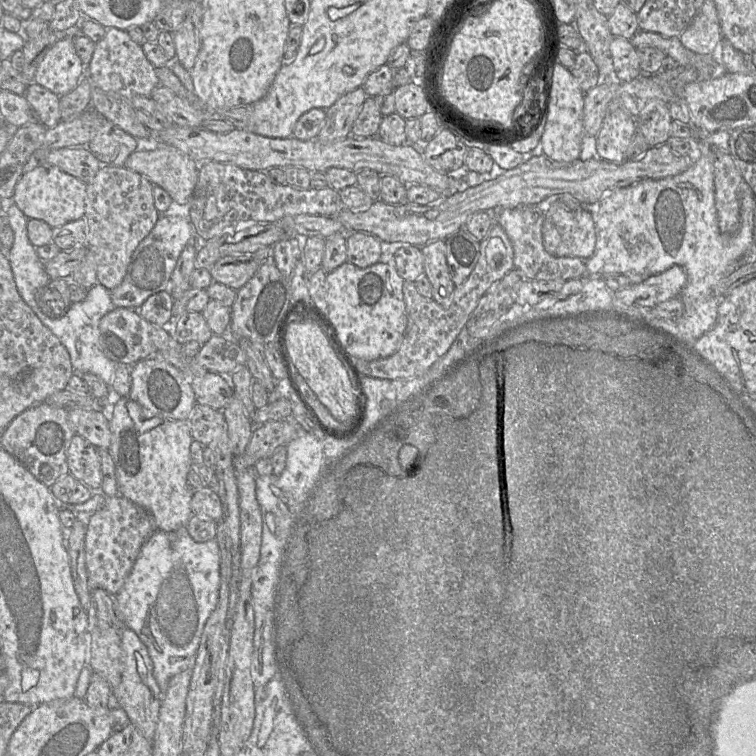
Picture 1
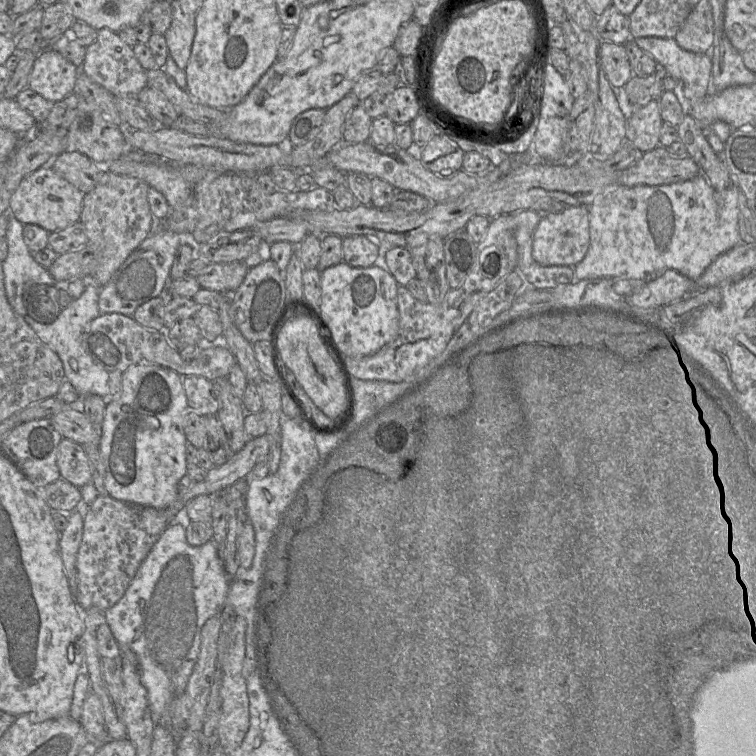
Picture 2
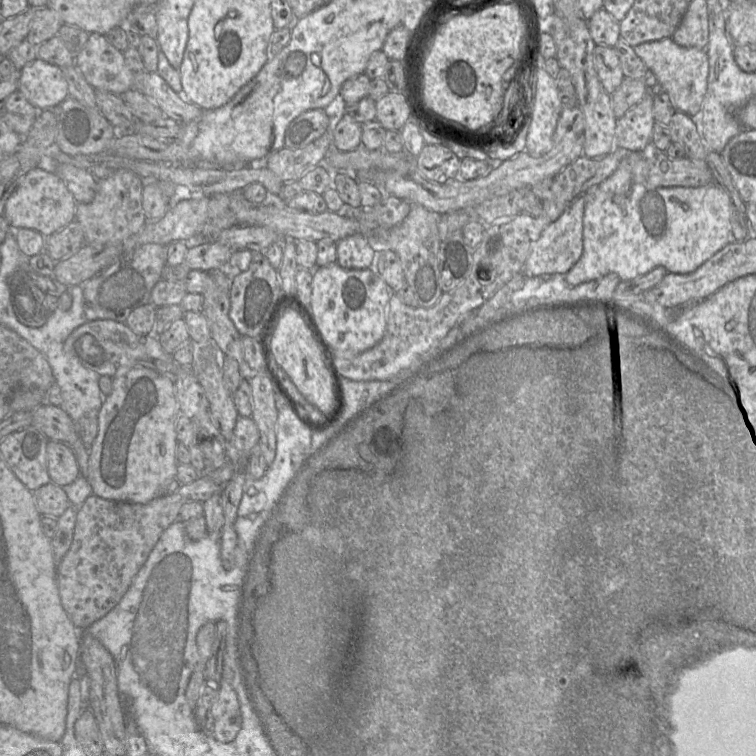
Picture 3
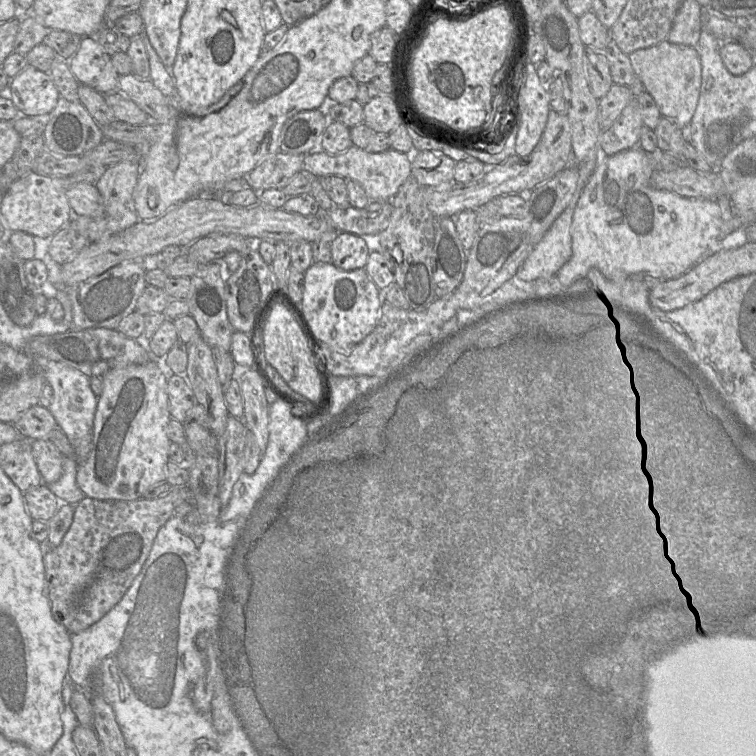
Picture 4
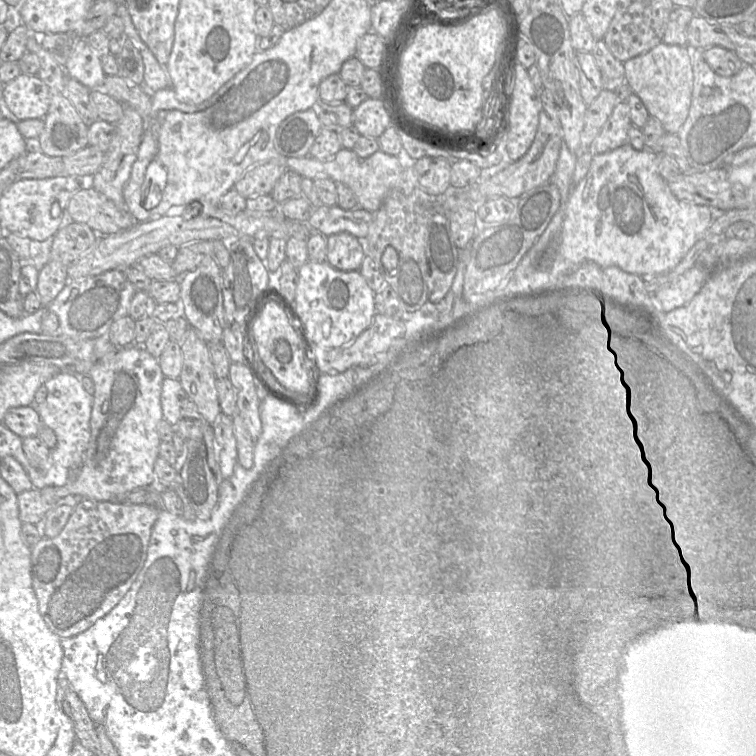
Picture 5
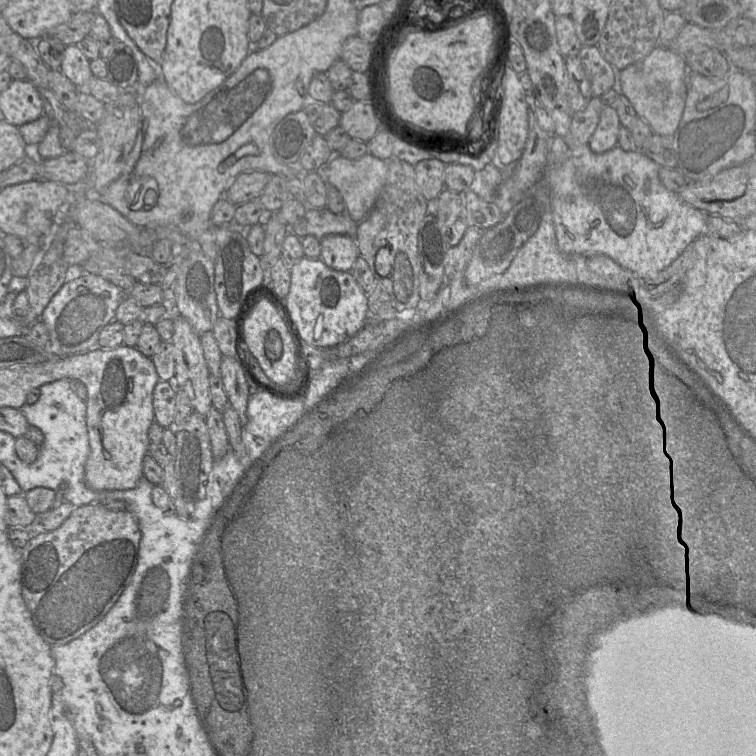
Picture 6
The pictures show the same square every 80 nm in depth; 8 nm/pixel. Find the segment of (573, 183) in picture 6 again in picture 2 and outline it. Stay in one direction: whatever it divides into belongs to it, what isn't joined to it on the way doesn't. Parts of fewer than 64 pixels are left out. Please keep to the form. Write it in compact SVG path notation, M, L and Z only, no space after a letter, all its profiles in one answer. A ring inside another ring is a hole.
M699 174L692 180L668 185L636 185L628 187L614 184L607 186L594 198L593 202L587 206L589 214L590 244L584 258L574 266L574 280L591 278L627 278L650 281L669 269L676 270L691 280L697 280L720 255L742 243L738 230L738 193L743 192L738 187L734 188L733 186L730 186L723 191L716 191L702 174Z

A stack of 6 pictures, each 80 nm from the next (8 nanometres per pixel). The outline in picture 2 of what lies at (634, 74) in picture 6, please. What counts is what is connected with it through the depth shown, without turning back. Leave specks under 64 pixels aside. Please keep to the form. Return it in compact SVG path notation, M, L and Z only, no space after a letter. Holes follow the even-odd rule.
M640 37L634 39L638 47L649 53L664 68L667 75L680 84L679 94L684 111L688 114L693 103L707 96L707 89L712 73L712 62L707 54L693 53L682 49L674 38Z

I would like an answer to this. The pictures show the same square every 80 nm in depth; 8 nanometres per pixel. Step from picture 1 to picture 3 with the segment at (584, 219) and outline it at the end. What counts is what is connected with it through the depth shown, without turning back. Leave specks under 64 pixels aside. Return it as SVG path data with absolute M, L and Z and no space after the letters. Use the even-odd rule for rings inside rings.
M580 195L541 231L538 239L531 243L528 258L524 263L522 272L526 276L566 274L574 266L583 252L584 209L585 195Z

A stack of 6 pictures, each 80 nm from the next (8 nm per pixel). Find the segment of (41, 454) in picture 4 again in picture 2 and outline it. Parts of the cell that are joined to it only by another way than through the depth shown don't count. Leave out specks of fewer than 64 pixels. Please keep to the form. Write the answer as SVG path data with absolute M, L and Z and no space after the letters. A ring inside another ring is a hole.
M63 438L58 446L57 466L60 478L80 488L91 483L92 473L90 461L83 447Z

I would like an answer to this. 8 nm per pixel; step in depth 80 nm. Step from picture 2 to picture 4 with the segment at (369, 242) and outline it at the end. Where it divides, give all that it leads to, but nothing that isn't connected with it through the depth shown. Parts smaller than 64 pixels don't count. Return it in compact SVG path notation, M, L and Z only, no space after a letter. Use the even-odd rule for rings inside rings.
M339 232L331 241L331 262L343 271L364 269L369 253L366 240L357 234Z

